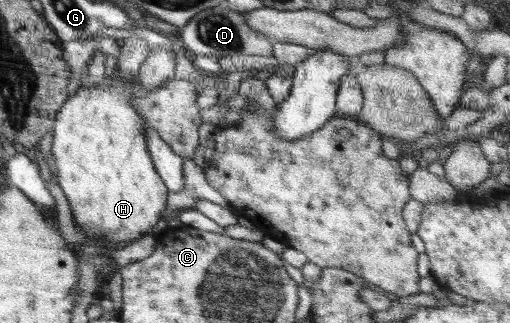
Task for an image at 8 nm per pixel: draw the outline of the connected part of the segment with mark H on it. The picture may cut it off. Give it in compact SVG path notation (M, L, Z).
M137 79L118 82L115 87L110 85L102 90L95 87L79 88L58 110L53 124L51 153L56 166L57 183L68 199L74 222L89 237L98 242L104 240L110 246L122 241L133 242L151 233L166 208L169 190L156 173L146 148L145 130L148 124L132 103L134 98L142 94L139 93Z

